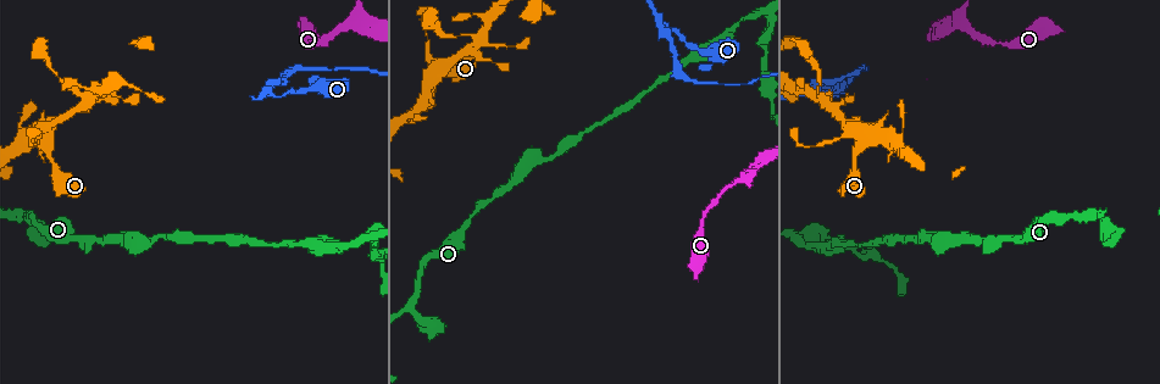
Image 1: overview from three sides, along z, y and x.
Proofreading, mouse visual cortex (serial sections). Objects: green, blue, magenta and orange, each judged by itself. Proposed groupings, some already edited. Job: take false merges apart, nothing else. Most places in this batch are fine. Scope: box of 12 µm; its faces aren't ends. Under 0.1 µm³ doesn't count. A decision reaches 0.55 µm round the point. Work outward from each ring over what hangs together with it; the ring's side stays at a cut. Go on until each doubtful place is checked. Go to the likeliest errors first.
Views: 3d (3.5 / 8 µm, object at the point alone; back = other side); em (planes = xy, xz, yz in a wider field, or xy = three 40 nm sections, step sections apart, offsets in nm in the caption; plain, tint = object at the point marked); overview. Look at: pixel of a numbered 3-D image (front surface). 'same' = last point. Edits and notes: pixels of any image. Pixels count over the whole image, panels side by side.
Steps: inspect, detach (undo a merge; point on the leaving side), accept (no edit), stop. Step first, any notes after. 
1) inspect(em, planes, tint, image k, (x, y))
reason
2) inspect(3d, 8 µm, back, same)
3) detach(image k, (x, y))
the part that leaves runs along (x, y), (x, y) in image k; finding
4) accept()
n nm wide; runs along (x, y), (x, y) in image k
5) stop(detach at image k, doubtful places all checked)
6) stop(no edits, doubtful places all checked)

inspect(3d, 3.5 µm, back, image 1, (732, 186))
side arm on a straight run

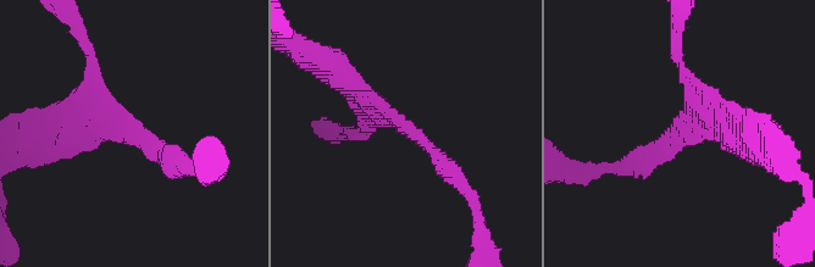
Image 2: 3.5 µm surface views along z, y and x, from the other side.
inspect(em, xy, step 1, plain, image 2, (135, 139))

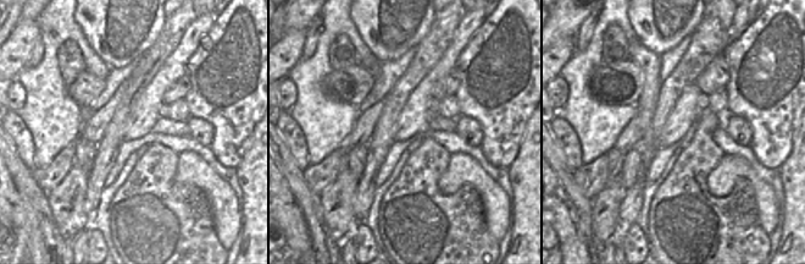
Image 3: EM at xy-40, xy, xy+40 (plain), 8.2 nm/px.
inspect(em, xy, step 1, tint, same)

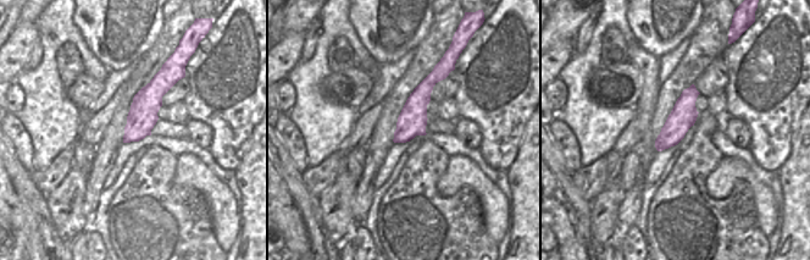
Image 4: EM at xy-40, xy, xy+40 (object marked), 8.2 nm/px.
accept()
runs along (460, 183), (422, 139), (344, 81) in image 2; one cell here

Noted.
inspect(3d, 8 µm, image 1, (271, 90))
side arm on a straight run

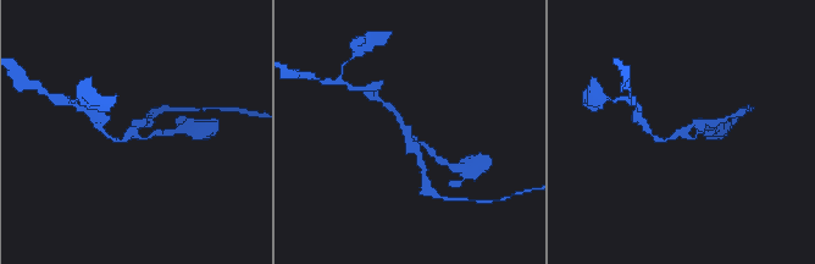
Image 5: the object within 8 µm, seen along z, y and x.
inspect(em, xy, step 2, tint, image 5, (686, 134))
3 arms; arms of 150, 200, 200 nm; shape alone is not enough

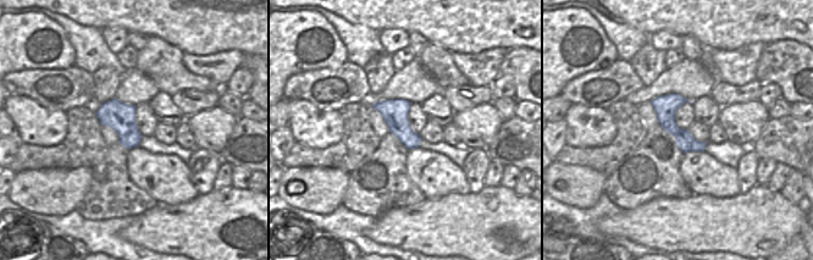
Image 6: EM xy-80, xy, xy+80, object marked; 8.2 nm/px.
accept()
220 nm wide; runs along (654, 101), (667, 122), (701, 148) in image 6; continuous, no second cell

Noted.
inspect(3d, 8 µm, image 1, (821, 102))
arms part here

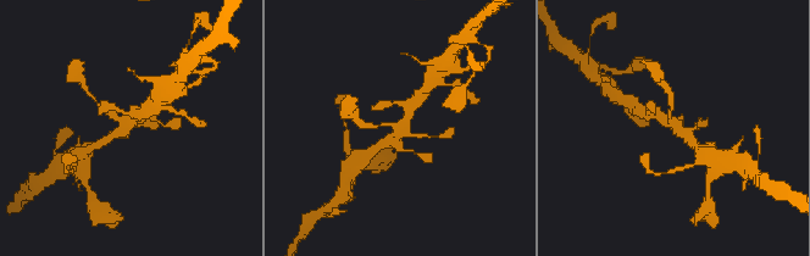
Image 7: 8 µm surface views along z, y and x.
inspect(3d, 3.5 µm, back, image 7, (125, 126))
closer look

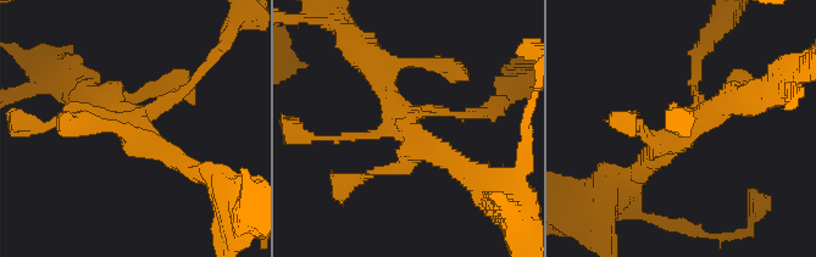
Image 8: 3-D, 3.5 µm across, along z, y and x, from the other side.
inspect(em, xy, step 5, tint, image 8, (406, 123))

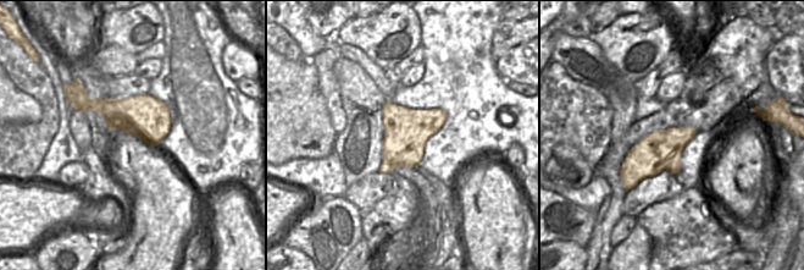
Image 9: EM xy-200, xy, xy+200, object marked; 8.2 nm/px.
accept()
runs along (460, 165), (389, 112), (370, 62) in image 8; one cell here

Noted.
stop(no edits, doubtful places all checked)

